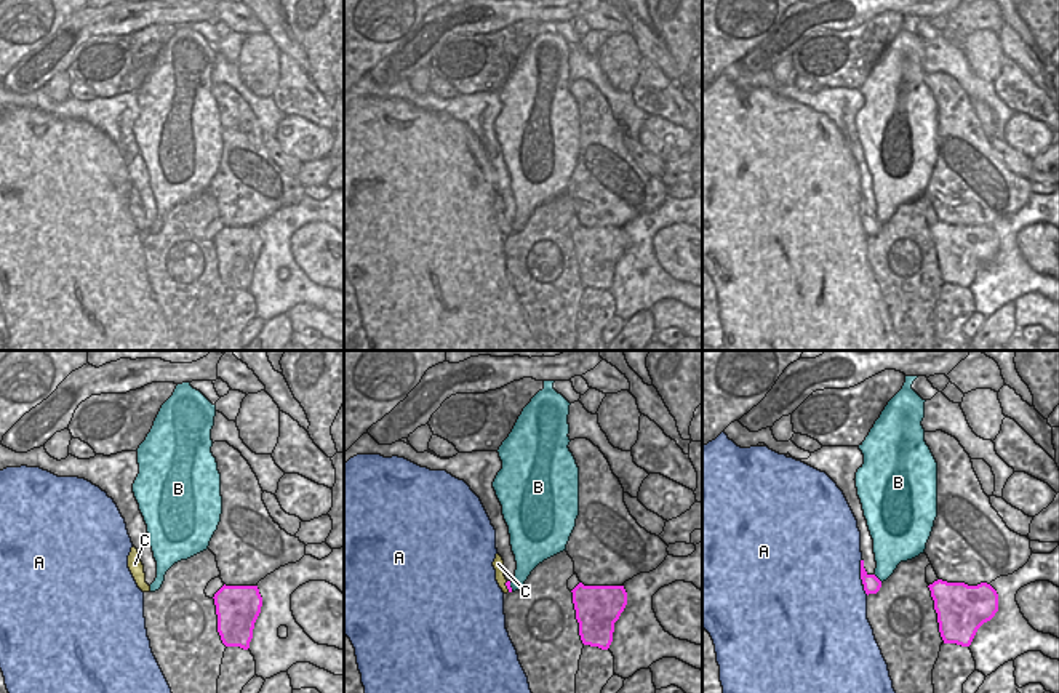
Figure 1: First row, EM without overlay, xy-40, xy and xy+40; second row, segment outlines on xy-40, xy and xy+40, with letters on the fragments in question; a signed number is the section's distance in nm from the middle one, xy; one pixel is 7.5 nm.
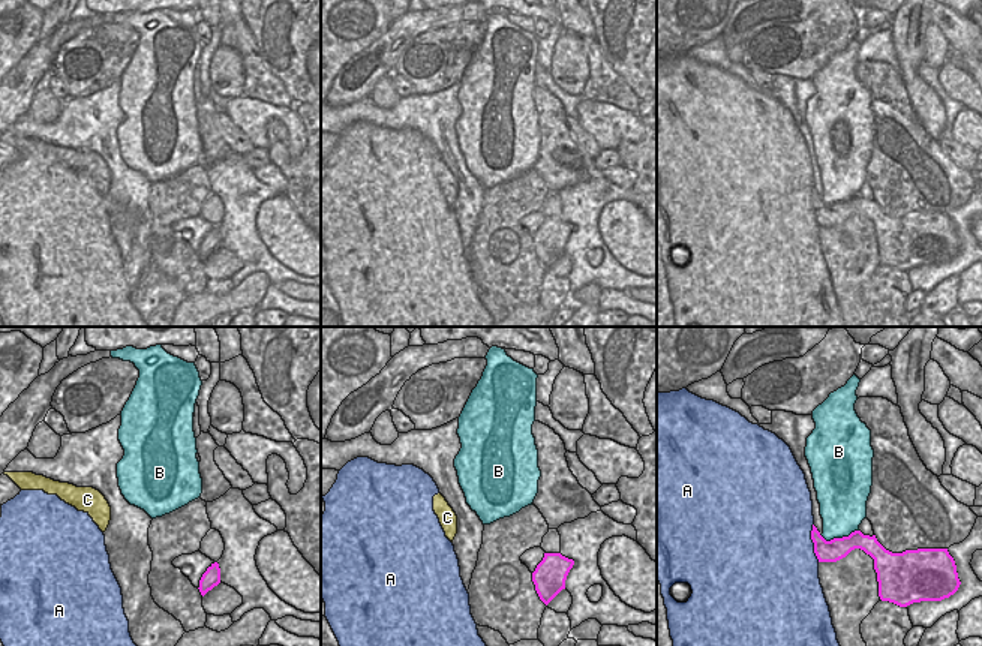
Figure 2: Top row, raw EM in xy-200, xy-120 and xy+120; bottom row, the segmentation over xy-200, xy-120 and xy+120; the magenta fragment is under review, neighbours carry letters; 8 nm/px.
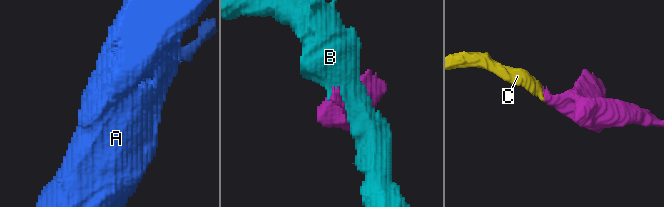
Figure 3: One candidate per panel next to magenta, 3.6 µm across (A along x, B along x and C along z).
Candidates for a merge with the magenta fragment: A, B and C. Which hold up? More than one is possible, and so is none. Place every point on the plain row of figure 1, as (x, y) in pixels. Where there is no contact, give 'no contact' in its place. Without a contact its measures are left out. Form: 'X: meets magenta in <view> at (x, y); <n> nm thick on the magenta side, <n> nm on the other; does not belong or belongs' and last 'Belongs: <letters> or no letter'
A: meets magenta in xy+40 at (861, 213); 130 nm thick on the magenta side, 480 nm on the other; does not belong
B: meets magenta in xy+40 at (877, 220); 130 nm thick on the magenta side, 260 nm on the other; does not belong
C: meets magenta in xy at (506, 226); 30 nm thick on the magenta side, 90 nm on the other; belongs
Belongs: C

